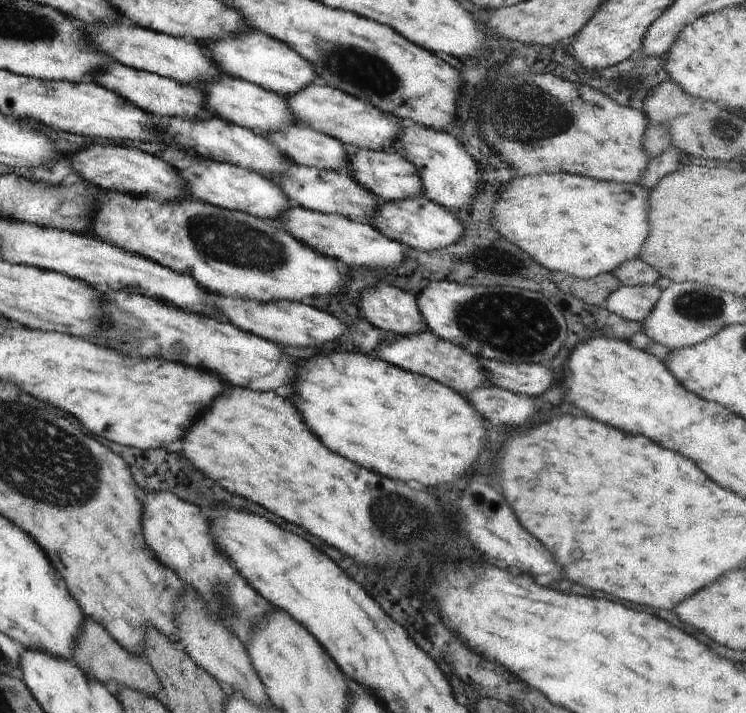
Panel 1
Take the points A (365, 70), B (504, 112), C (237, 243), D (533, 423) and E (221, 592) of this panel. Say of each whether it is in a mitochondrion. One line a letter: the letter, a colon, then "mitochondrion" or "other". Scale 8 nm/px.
A: mitochondrion
B: mitochondrion
C: mitochondrion
D: other
E: mitochondrion

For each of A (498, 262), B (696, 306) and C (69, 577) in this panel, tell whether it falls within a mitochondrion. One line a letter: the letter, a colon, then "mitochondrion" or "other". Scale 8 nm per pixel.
A: other
B: mitochondrion
C: other

